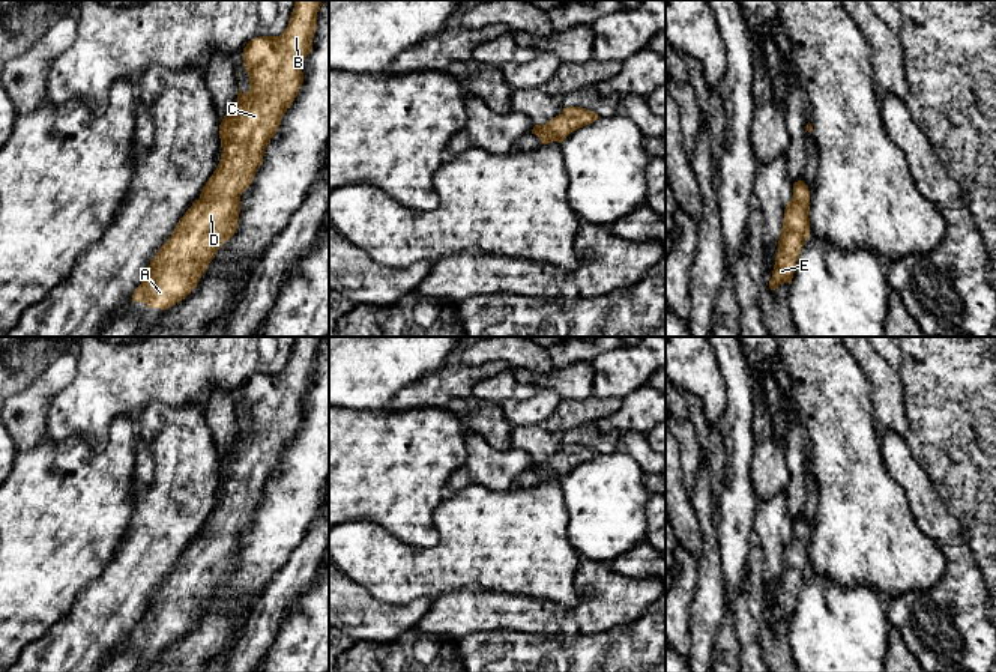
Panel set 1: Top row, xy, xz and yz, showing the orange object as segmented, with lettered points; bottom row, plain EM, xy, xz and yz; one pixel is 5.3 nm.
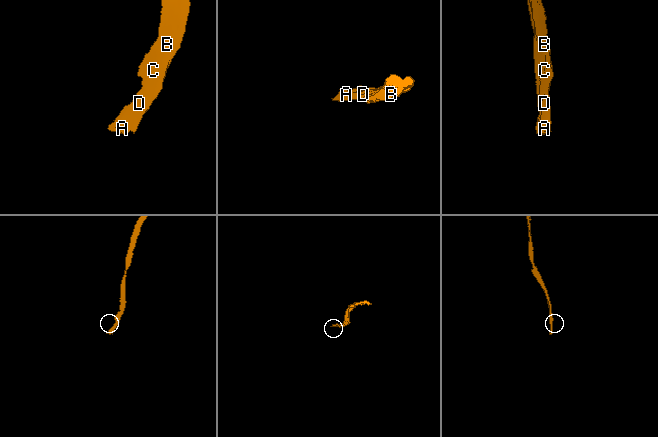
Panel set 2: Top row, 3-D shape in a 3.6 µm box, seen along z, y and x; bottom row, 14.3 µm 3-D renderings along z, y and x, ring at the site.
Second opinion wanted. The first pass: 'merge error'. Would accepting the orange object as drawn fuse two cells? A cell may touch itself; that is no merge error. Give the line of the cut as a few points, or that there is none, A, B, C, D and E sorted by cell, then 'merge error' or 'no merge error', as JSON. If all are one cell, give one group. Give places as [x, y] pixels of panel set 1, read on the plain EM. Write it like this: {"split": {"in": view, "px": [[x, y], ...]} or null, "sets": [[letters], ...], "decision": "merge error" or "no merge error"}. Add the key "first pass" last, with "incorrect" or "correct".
{"split": null, "sets": [["A", "B", "C", "D", "E"]], "decision": "no merge error", "first pass": "incorrect"}

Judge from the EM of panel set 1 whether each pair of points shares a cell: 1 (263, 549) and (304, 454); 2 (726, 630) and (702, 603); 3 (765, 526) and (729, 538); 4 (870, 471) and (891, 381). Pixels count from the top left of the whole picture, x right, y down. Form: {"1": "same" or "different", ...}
{"1": "same", "2": "different", "3": "different", "4": "different"}

